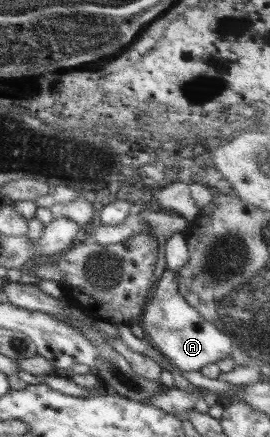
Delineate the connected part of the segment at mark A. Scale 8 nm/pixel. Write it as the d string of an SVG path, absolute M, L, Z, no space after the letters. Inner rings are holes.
M165 270L163 276L155 282L149 294L140 320L146 338L154 345L168 361L177 366L179 371L202 371L209 363L217 361L231 354L233 342L211 322L204 320L179 293L177 271Z

